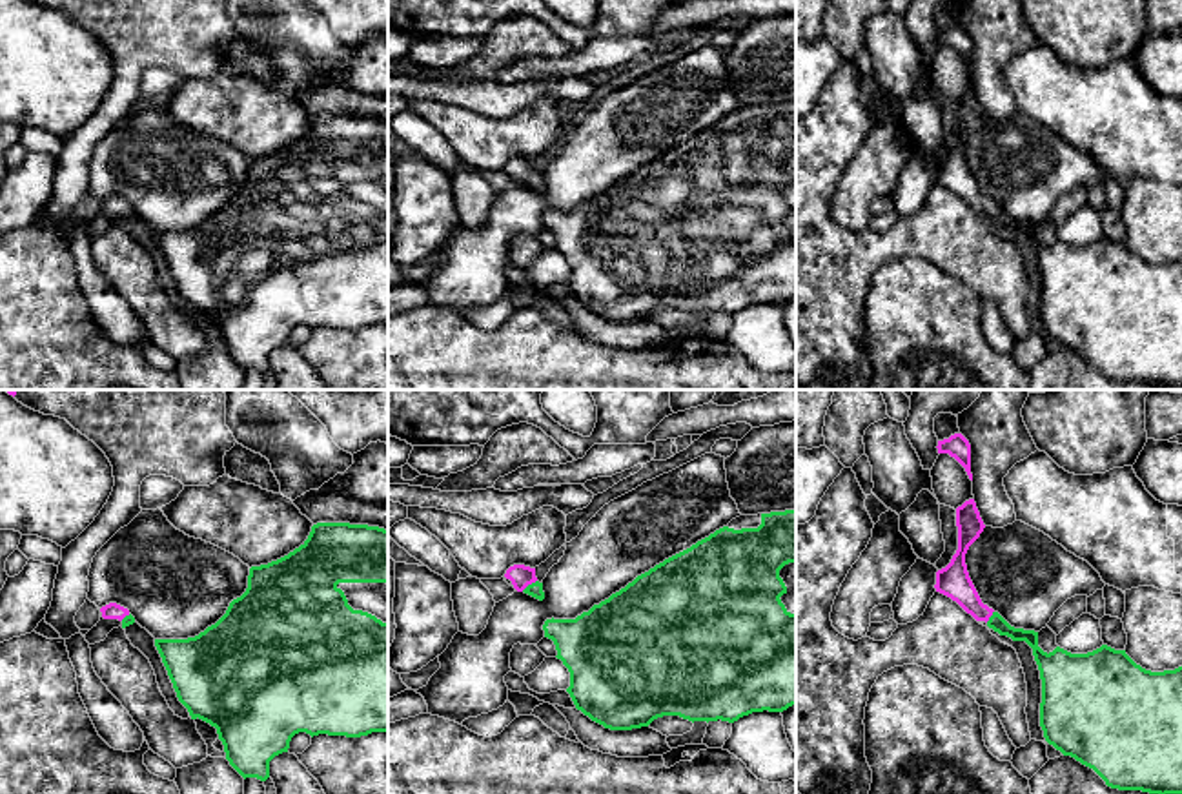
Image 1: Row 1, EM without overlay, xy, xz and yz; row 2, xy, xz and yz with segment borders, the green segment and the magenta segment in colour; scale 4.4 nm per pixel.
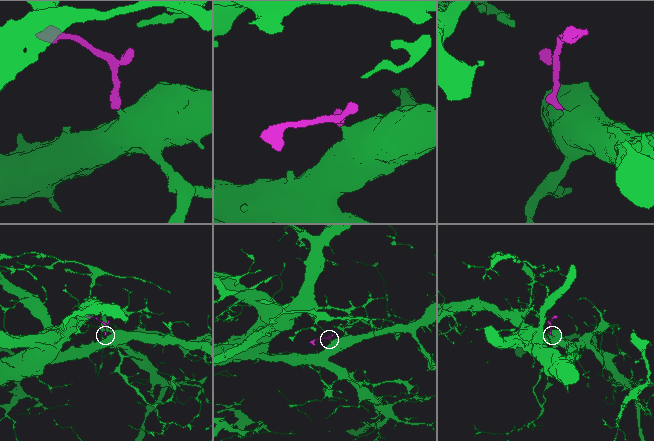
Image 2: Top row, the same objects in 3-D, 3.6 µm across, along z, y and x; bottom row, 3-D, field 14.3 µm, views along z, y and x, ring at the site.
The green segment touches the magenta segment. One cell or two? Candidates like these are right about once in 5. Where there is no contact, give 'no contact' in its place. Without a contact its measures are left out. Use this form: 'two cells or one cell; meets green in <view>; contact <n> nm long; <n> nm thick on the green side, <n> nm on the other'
one cell; meets green in xz; contact 90 nm long; 60 nm thick on the green side, 100 nm on the other

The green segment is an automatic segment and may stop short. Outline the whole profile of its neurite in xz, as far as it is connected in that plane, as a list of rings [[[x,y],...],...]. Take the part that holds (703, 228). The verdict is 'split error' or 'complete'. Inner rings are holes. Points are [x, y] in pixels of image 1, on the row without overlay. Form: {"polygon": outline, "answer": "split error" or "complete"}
{"polygon": [[[796,100],[739,107],[576,211],[546,211],[543,222],[570,264],[576,300],[605,321],[641,321],[663,308],[734,315],[752,304],[783,304],[796,297]]], "answer": "split error"}

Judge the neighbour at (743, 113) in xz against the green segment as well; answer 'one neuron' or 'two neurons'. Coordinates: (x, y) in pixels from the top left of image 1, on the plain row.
one neuron

